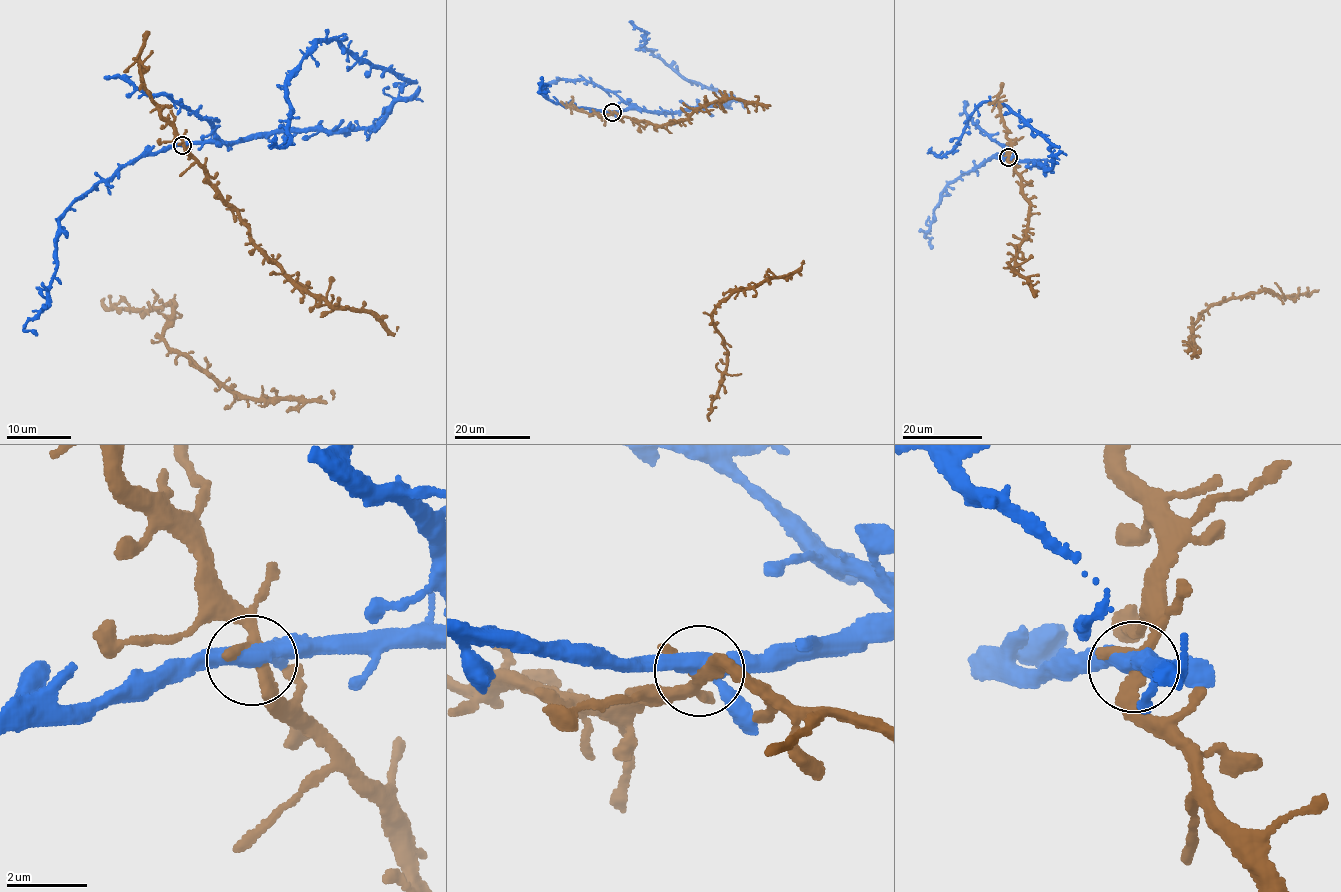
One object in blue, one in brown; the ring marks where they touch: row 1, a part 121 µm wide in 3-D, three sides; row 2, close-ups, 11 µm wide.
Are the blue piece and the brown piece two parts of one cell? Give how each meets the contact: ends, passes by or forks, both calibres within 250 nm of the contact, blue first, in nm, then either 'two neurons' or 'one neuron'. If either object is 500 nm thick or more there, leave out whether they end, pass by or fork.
blue forks; brown forks; calibres 340 and 260 nm; two neurons

